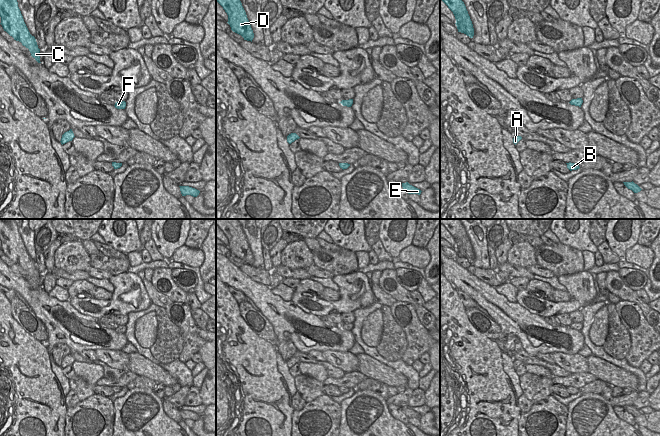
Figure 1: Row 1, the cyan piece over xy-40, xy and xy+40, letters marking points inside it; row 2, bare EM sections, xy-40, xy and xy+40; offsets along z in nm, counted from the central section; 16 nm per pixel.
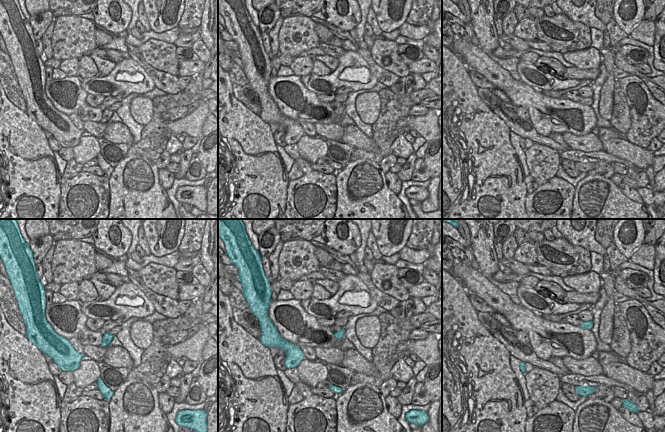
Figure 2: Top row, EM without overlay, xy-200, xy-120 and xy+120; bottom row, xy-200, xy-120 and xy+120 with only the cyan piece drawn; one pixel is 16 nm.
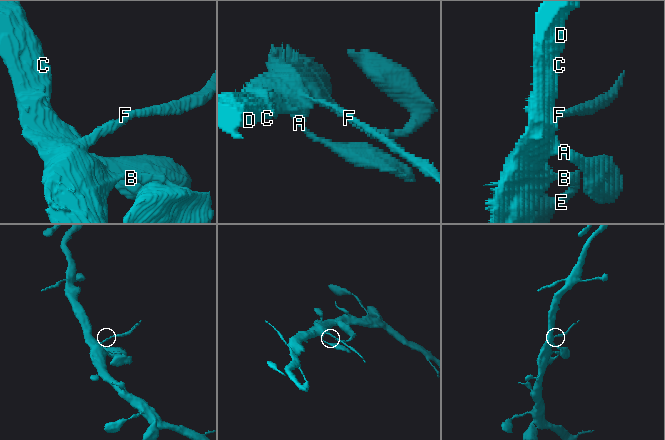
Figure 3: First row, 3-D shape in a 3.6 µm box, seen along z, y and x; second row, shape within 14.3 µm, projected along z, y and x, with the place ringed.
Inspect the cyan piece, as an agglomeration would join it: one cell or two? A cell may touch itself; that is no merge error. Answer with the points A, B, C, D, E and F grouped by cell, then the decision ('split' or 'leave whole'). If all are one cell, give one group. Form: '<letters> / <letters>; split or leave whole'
A B C D E F; leave whole

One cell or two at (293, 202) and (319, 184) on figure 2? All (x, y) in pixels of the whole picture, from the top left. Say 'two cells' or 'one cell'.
one cell

